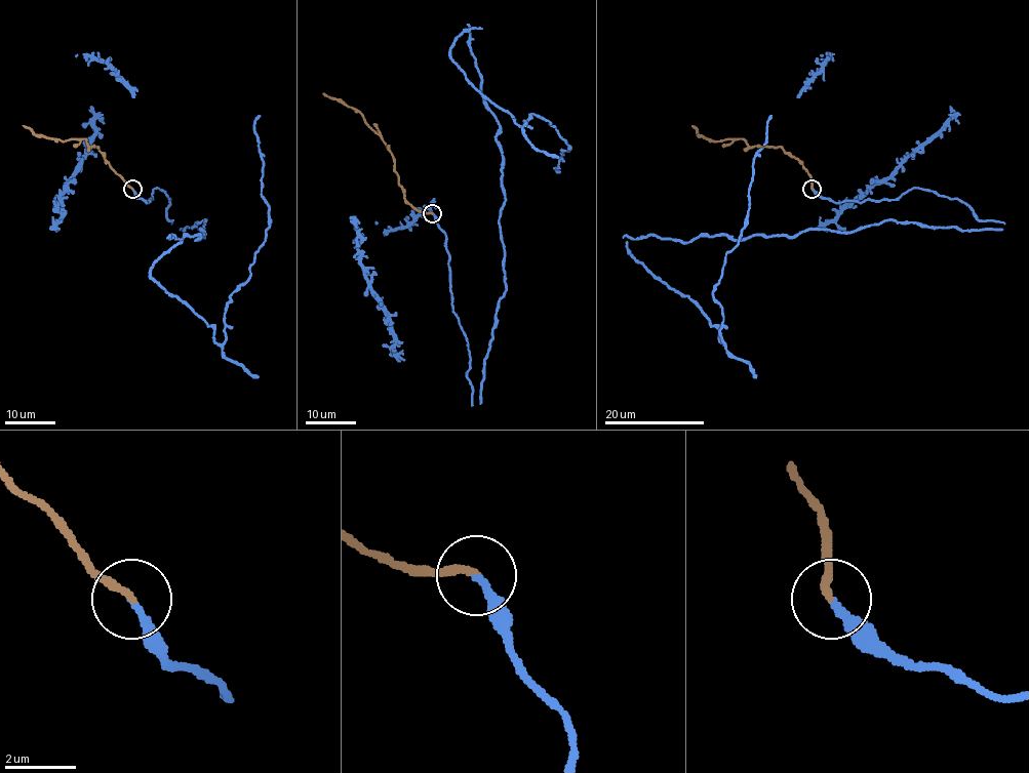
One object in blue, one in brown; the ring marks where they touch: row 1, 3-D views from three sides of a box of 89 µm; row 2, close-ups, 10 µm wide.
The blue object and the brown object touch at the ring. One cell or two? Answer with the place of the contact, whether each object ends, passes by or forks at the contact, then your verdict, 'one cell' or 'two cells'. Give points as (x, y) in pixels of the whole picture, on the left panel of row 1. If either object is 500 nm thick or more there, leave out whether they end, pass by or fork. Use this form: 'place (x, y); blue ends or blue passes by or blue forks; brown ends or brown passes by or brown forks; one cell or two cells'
place (132, 189); blue ends; brown ends; one cell

